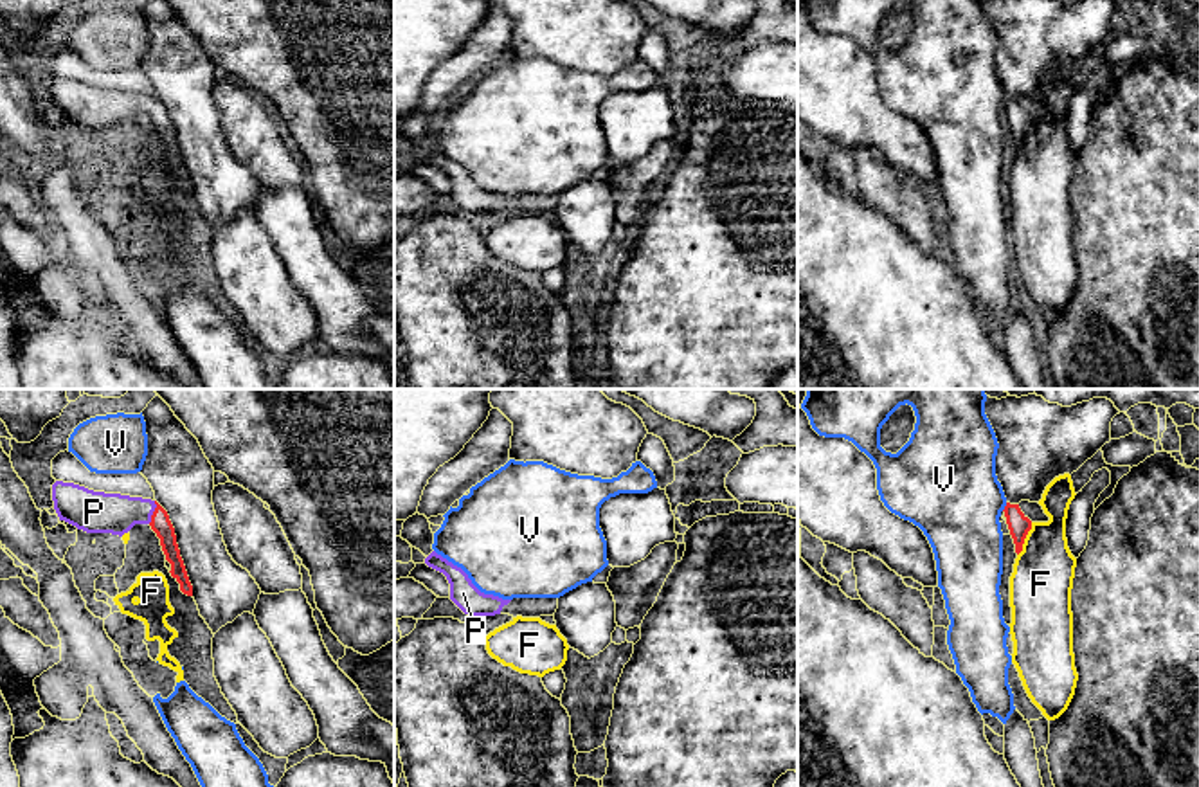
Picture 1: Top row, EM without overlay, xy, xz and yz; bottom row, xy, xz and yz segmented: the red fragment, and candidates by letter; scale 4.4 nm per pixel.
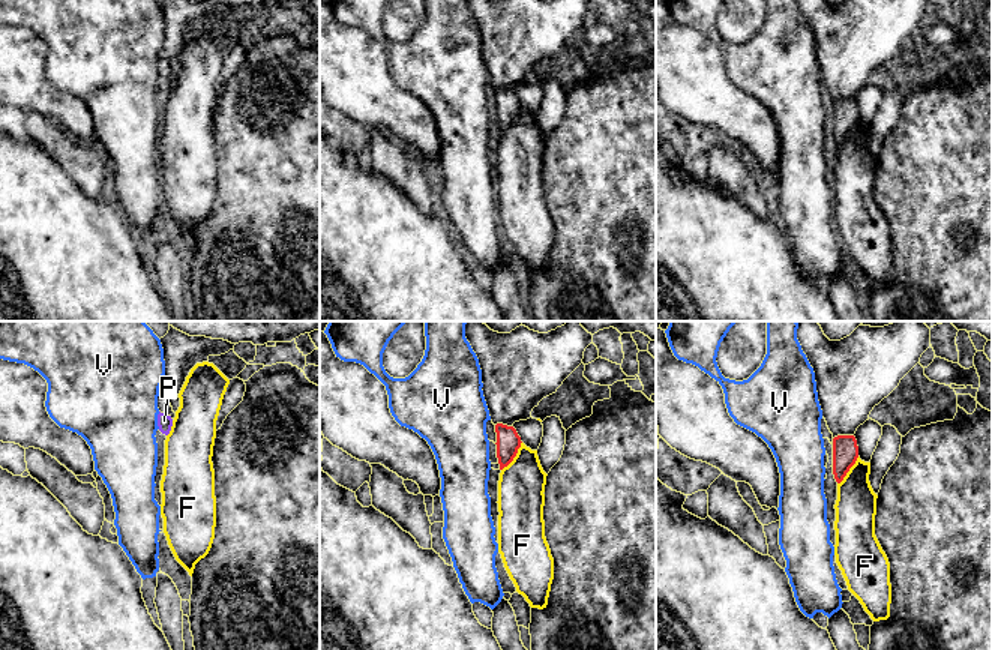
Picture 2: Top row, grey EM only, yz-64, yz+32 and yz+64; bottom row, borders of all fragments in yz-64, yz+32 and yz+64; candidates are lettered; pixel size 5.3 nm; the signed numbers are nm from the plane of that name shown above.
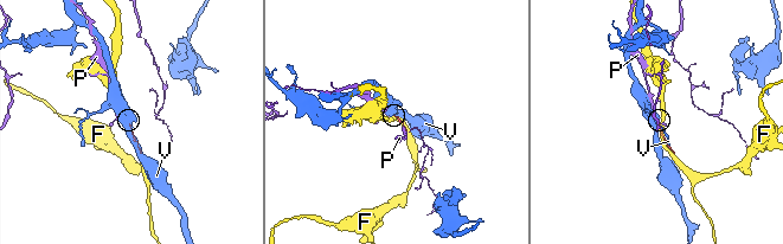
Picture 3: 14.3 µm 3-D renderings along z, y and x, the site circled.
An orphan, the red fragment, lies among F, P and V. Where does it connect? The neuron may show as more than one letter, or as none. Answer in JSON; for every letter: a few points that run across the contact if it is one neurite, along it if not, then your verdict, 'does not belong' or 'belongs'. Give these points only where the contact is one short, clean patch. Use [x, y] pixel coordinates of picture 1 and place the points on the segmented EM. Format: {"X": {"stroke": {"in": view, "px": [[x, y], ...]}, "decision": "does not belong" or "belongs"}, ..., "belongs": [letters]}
{"F": {"decision": "does not belong"}, "P": {"stroke": {"in": "xy", "px": [[161, 524], [153, 512], [98, 512]]}, "decision": "belongs"}, "V": {"stroke": {"in": "yz", "px": [[1007, 503], [1001, 510]]}, "decision": "does not belong"}, "belongs": ["P"]}

